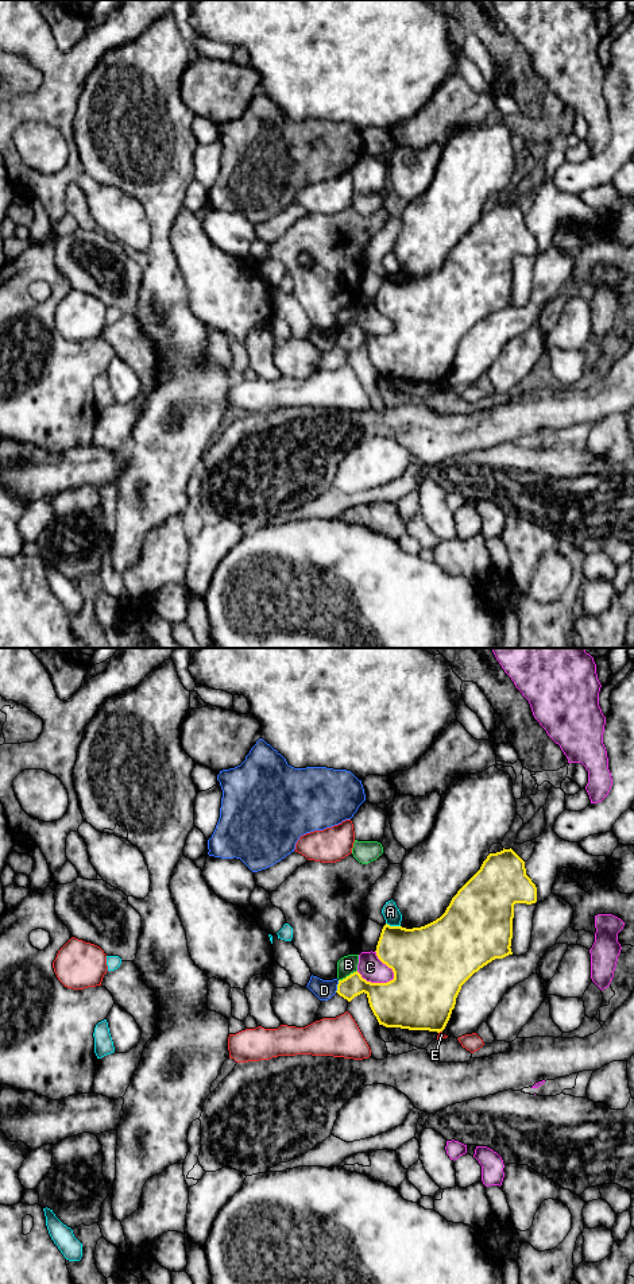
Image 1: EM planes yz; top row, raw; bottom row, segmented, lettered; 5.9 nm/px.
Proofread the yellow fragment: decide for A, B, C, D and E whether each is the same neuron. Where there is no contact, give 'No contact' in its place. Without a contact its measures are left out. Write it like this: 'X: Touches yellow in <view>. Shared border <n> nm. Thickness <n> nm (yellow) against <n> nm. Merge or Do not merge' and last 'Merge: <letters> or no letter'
A: Touches yellow in yz. Shared border 90 nm. Thickness 360 nm (yellow) against 100 nm. Do not merge
B: Touches yellow in yz. Shared border 130 nm. Thickness 180 nm (yellow) against 110 nm. Do not merge
C: Touches yellow in yz. Shared border 240 nm. Thickness 360 nm (yellow) against 150 nm. Do not merge
D: Touches yellow in yz. Shared border 80 nm. Thickness 140 nm (yellow) against 120 nm. Do not merge
E: Touches yellow in yz. Shared border 30 nm. Thickness 400 nm (yellow) against 40 nm. Do not merge
Merge: no letter

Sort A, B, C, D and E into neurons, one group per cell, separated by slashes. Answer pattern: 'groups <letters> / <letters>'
groups A / B / C / D / E

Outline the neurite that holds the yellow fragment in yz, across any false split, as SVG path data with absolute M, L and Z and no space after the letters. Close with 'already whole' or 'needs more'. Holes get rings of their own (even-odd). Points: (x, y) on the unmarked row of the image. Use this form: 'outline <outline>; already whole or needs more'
outline M511 200L490 205L440 270L413 281L383 278L375 304L393 321L393 332L371 335L356 323L339 332L336 344L348 354L364 344L379 377L386 379L440 385L451 370L461 338L492 312L513 306L514 257L536 254L537 239L526 227L525 213Z; already whole

